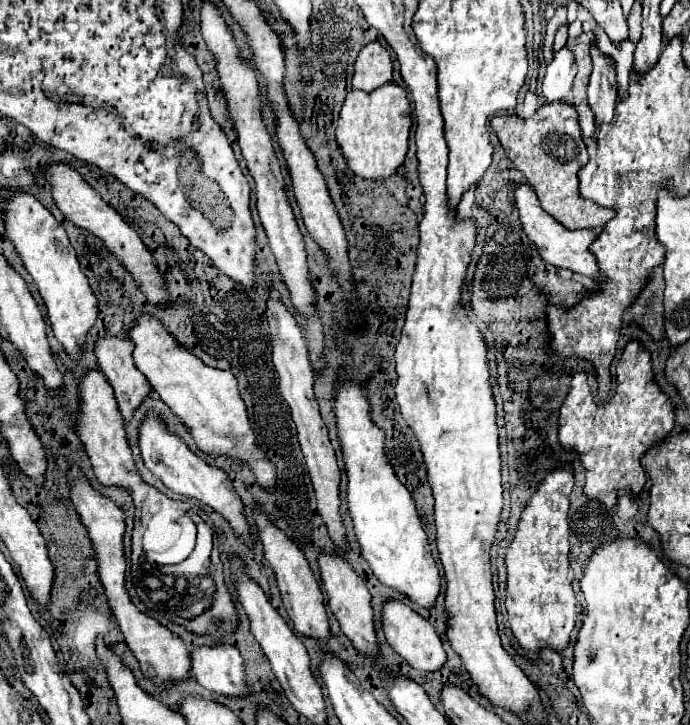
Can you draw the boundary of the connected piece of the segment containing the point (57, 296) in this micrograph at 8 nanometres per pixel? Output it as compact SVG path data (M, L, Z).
M6 191L6 195L8 201L4 203L4 223L8 237L12 239L18 255L22 257L24 267L38 285L38 291L48 307L48 317L56 339L74 361L80 361L86 345L86 335L98 319L98 299L90 289L88 277L78 265L76 251L70 245L64 227L54 219L54 215L28 193Z

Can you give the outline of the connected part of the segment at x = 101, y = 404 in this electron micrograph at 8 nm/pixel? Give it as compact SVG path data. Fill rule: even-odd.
M90 371L82 379L80 399L82 399L82 407L80 407L80 417L76 417L76 433L86 447L86 453L92 461L96 479L102 485L114 485L114 487L120 487L120 489L128 489L128 493L132 495L132 501L134 501L134 507L136 507L132 551L142 551L142 531L140 531L142 523L146 523L146 519L150 519L152 511L158 511L158 507L162 507L166 495L162 495L152 485L144 483L142 477L138 475L134 459L132 459L132 451L130 451L130 445L128 445L128 439L126 439L124 419L118 411L112 387L106 381L106 377L102 375L102 371Z

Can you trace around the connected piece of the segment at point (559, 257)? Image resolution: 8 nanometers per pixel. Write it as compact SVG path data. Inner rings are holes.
M522 183L516 187L516 207L520 211L520 221L522 221L522 229L526 231L528 239L538 247L538 253L540 257L554 265L554 267L564 267L564 269L570 269L574 273L580 273L580 275L586 275L594 281L604 281L600 269L598 269L598 263L596 263L596 257L590 253L590 243L598 237L598 233L594 229L566 229L562 223L558 223L550 213L546 213L542 209L542 205L538 203L538 197L536 193L532 191L532 187L528 183Z

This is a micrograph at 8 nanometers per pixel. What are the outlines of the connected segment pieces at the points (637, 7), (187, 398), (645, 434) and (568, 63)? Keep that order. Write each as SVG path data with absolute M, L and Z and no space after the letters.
M636 1L630 15L628 15L628 31L630 31L630 41L632 43L638 43L640 41L640 33L642 33L642 27L640 27L640 13L642 13L642 3Z
M142 315L142 319L138 319L134 329L130 331L130 339L136 343L134 349L136 367L146 375L152 389L172 409L172 413L188 427L198 449L204 455L230 457L248 463L256 483L266 493L274 493L276 467L256 441L256 435L246 415L246 405L238 393L236 377L230 371L204 365L198 357L178 347L178 343L162 327L162 323L158 319L152 319L150 315Z
M630 341L618 361L616 389L608 401L594 401L584 371L572 377L568 397L560 407L560 443L564 449L574 447L586 467L584 493L600 499L606 507L614 507L618 491L628 489L636 497L644 483L646 471L640 465L642 453L660 443L674 429L674 407L670 397L654 381L650 351L640 341Z
M562 47L560 51L554 53L552 61L548 63L544 81L542 81L542 91L548 103L552 101L564 101L568 91L572 89L572 81L577 73L577 65L570 49Z

